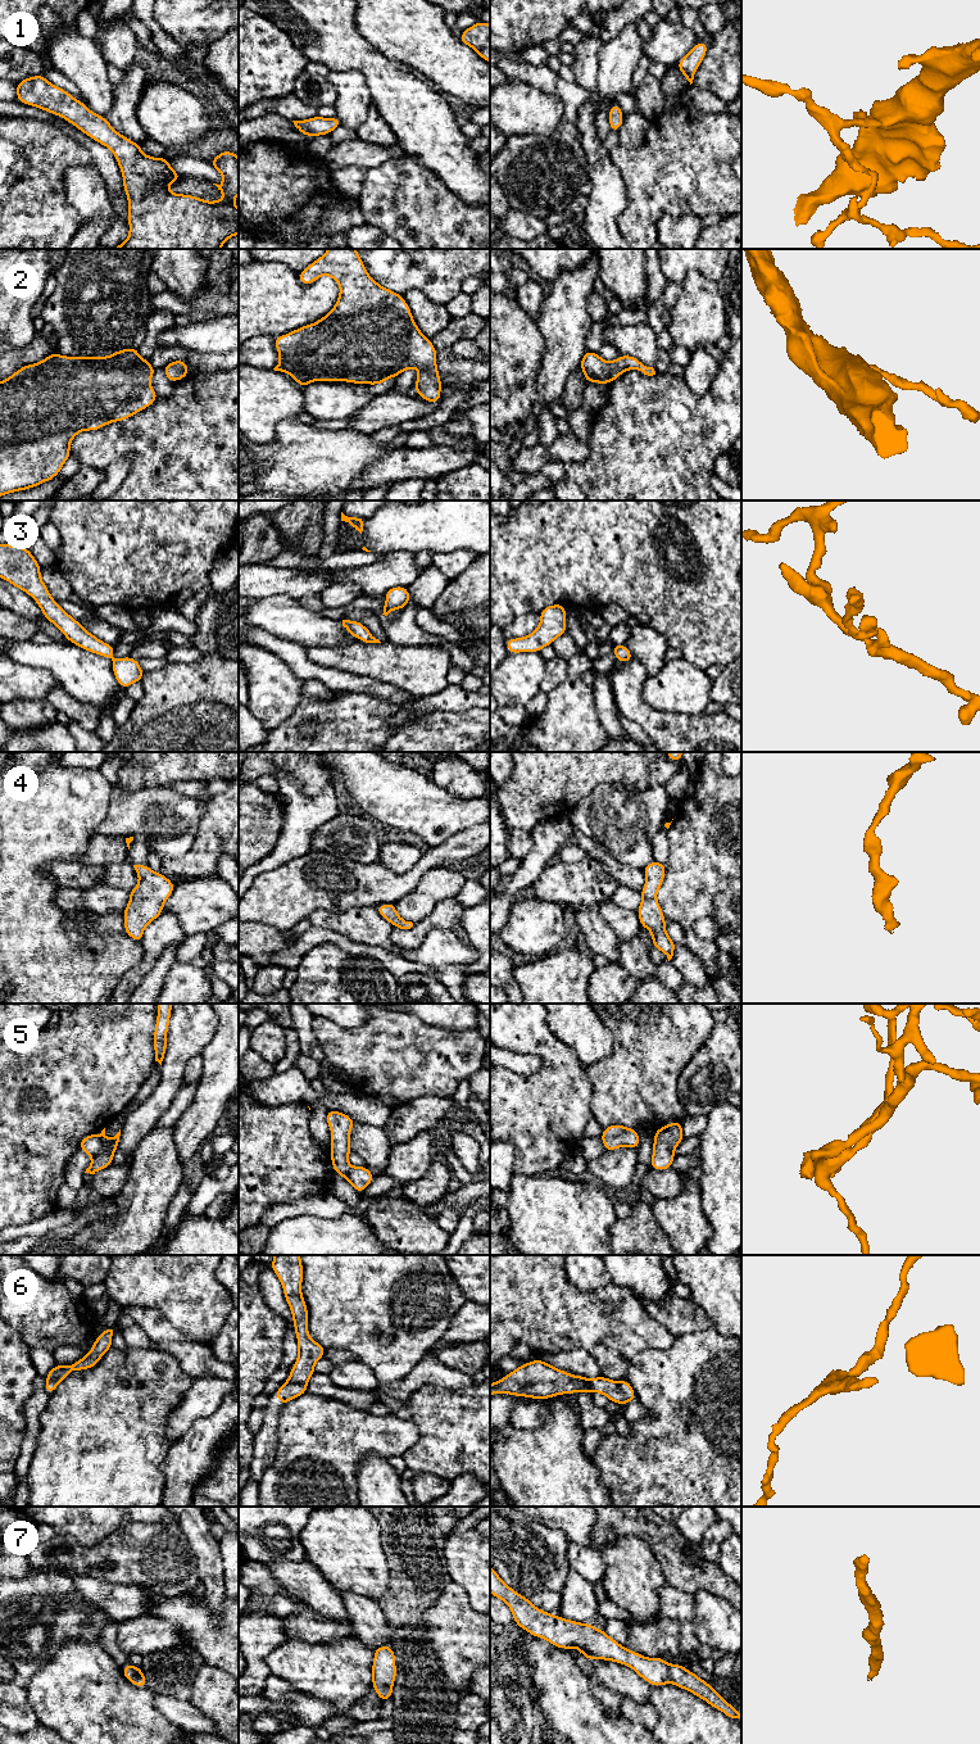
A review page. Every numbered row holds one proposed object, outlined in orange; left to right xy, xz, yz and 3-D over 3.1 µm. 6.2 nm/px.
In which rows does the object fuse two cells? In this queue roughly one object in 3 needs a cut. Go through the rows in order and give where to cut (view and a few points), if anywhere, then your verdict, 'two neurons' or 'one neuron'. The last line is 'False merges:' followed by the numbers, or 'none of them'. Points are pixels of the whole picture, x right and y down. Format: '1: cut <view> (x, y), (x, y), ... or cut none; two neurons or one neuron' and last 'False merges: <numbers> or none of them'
1: cut none; one neuron
2: cut none; one neuron
3: cut none; one neuron
4: cut none; one neuron
5: cut xy (100, 1135), (101, 1149), (92, 1158); two neurons
6: cut none; one neuron
7: cut none; one neuron
False merges: 5

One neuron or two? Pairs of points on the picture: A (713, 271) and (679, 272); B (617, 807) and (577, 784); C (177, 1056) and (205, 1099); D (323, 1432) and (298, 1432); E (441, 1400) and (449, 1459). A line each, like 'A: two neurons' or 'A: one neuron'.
A: one neuron
B: two neurons
C: two neurons
D: one neuron
E: one neuron

